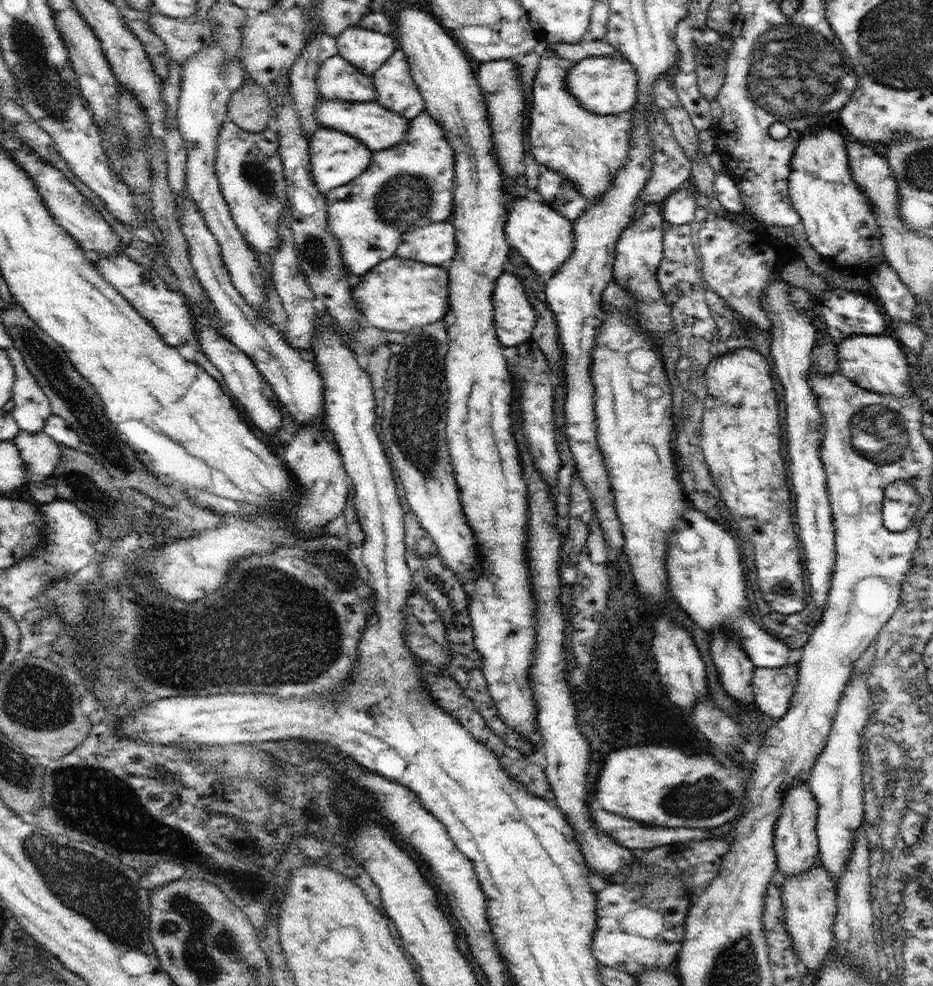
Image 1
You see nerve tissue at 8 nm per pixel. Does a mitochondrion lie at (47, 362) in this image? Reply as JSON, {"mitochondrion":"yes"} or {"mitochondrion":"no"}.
{"mitochondrion":"yes"}

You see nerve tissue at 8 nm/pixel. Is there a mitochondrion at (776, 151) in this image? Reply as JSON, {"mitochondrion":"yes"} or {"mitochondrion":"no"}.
{"mitochondrion":"no"}

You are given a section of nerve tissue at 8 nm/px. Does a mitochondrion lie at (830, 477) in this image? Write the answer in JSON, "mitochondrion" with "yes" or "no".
{"mitochondrion":"no"}

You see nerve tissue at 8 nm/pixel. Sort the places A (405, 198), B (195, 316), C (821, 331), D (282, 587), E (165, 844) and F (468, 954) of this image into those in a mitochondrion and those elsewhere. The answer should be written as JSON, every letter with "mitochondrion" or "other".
{"A":"mitochondrion","B":"other","C":"other","D":"mitochondrion","E":"mitochondrion","F":"other"}

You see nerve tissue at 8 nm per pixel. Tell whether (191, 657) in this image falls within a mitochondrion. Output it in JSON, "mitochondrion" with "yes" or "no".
{"mitochondrion":"yes"}

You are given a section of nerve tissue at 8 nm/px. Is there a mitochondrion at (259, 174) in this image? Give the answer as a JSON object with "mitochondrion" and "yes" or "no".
{"mitochondrion":"yes"}

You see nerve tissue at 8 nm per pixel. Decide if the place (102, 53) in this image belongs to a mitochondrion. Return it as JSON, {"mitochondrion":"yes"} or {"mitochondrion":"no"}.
{"mitochondrion":"no"}

